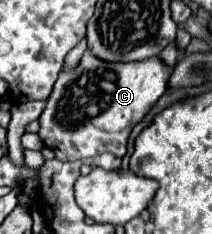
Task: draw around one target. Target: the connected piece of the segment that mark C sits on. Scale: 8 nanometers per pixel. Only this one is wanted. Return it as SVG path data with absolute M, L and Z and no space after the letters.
M86 51L76 69L60 73L40 115L40 139L56 153L58 161L78 161L102 153L124 157L134 125L164 95L170 71L160 57L140 63L106 63Z

